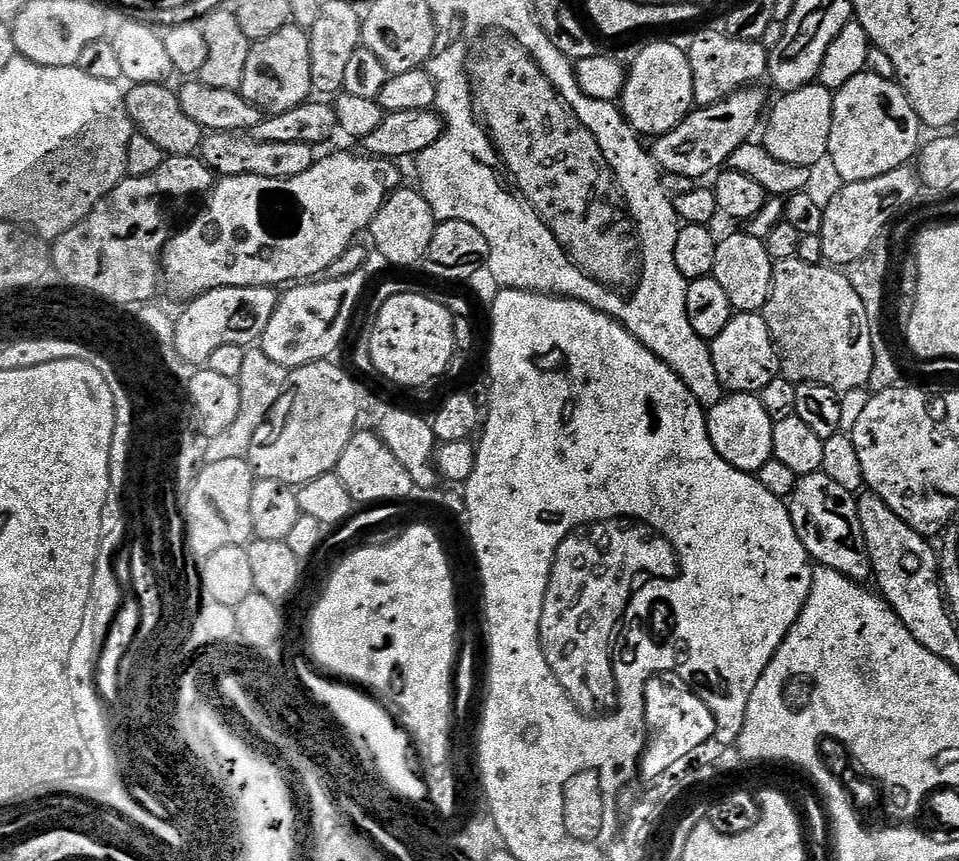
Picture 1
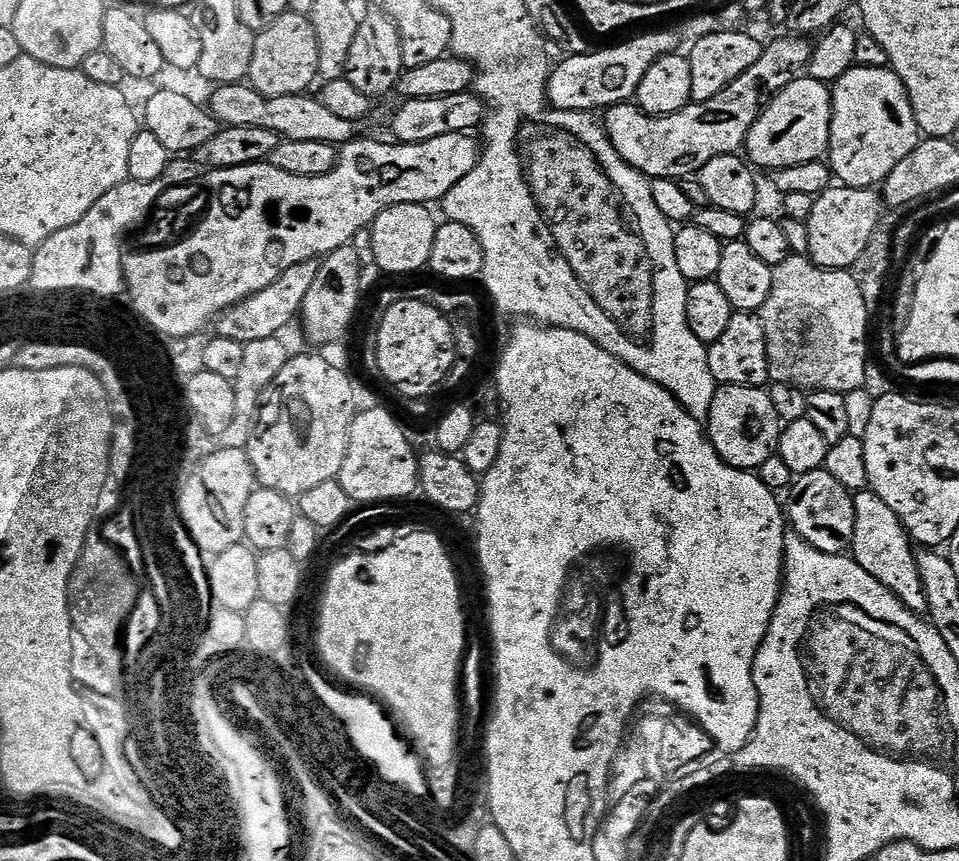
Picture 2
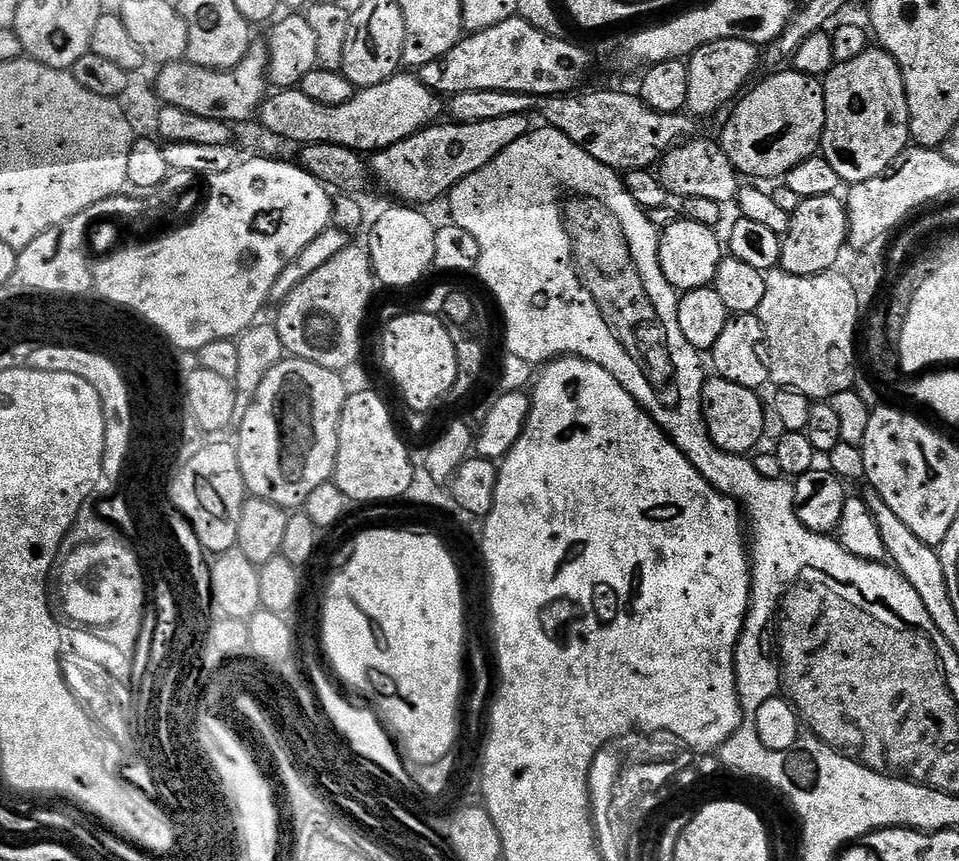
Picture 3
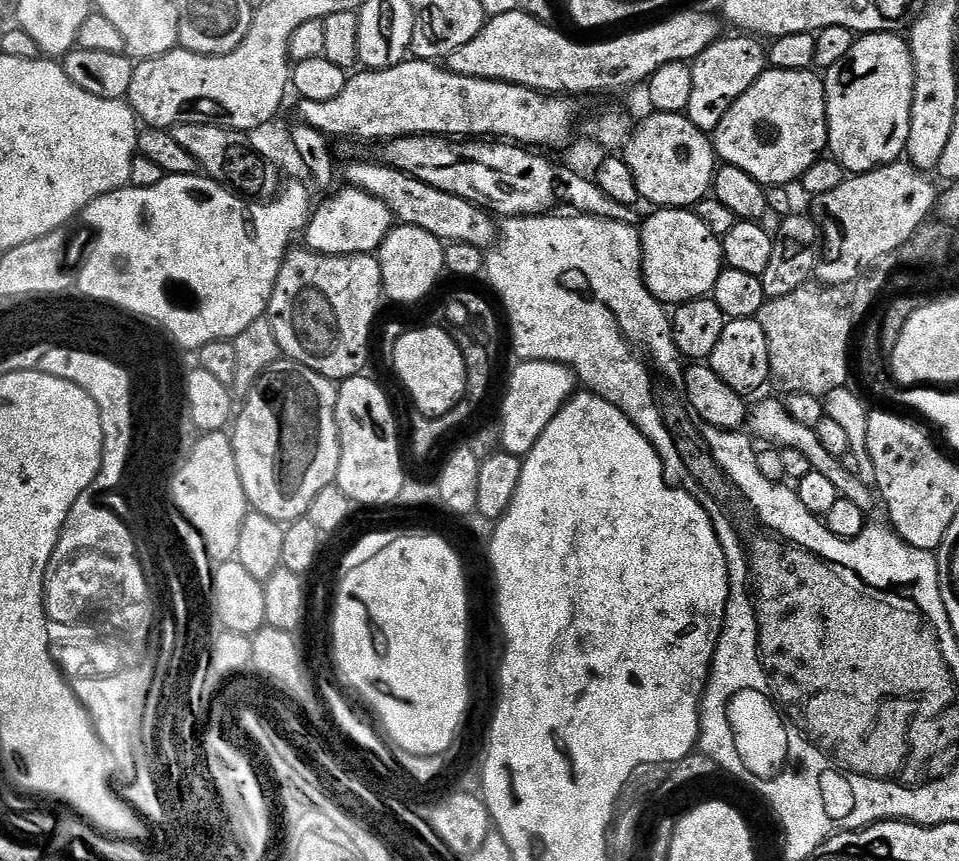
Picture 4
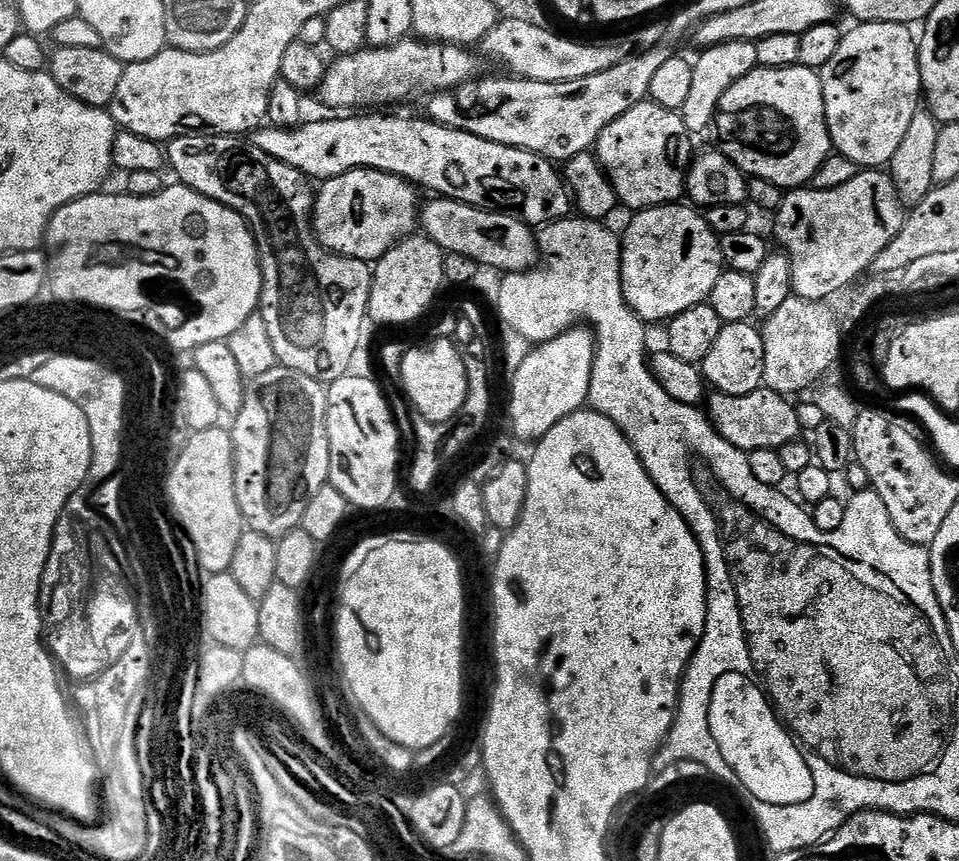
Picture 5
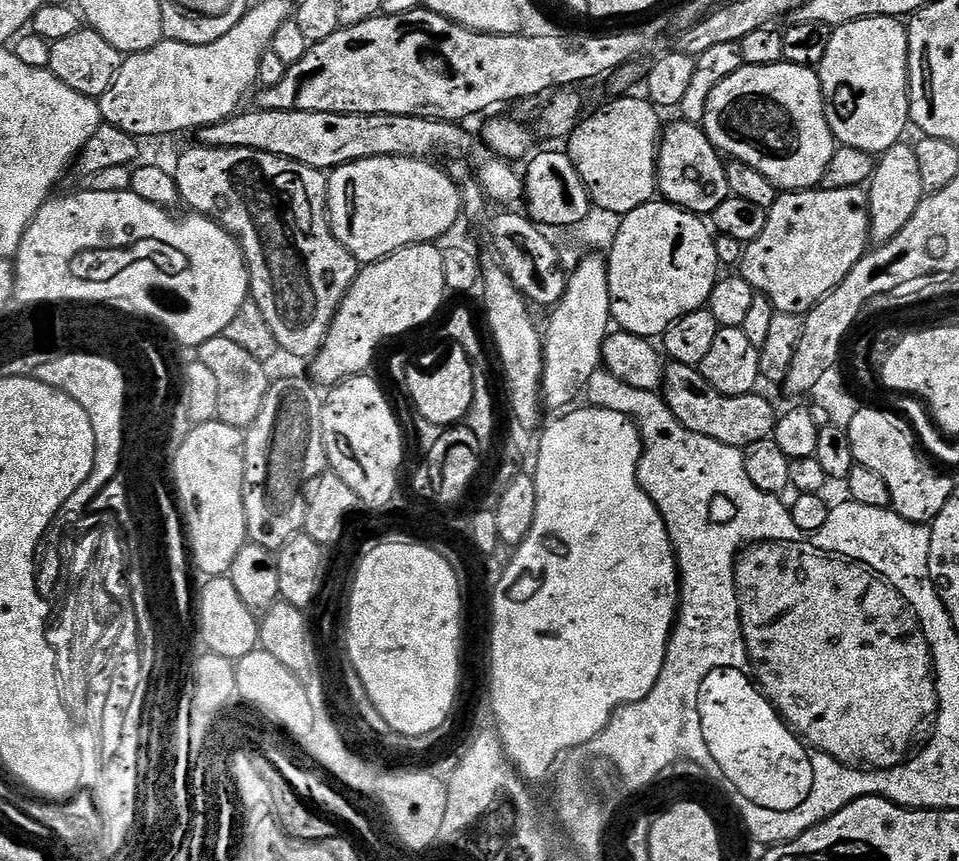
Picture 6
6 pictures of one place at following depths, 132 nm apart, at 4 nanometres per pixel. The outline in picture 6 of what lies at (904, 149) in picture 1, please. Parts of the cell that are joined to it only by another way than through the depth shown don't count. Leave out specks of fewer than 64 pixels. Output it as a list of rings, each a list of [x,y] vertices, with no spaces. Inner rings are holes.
[[[897,17],[862,18],[858,22],[846,22],[846,26],[833,28],[830,46],[826,46],[826,54],[818,66],[818,75],[824,95],[824,113],[837,145],[882,154],[905,139],[904,131],[910,128],[908,29]]]

